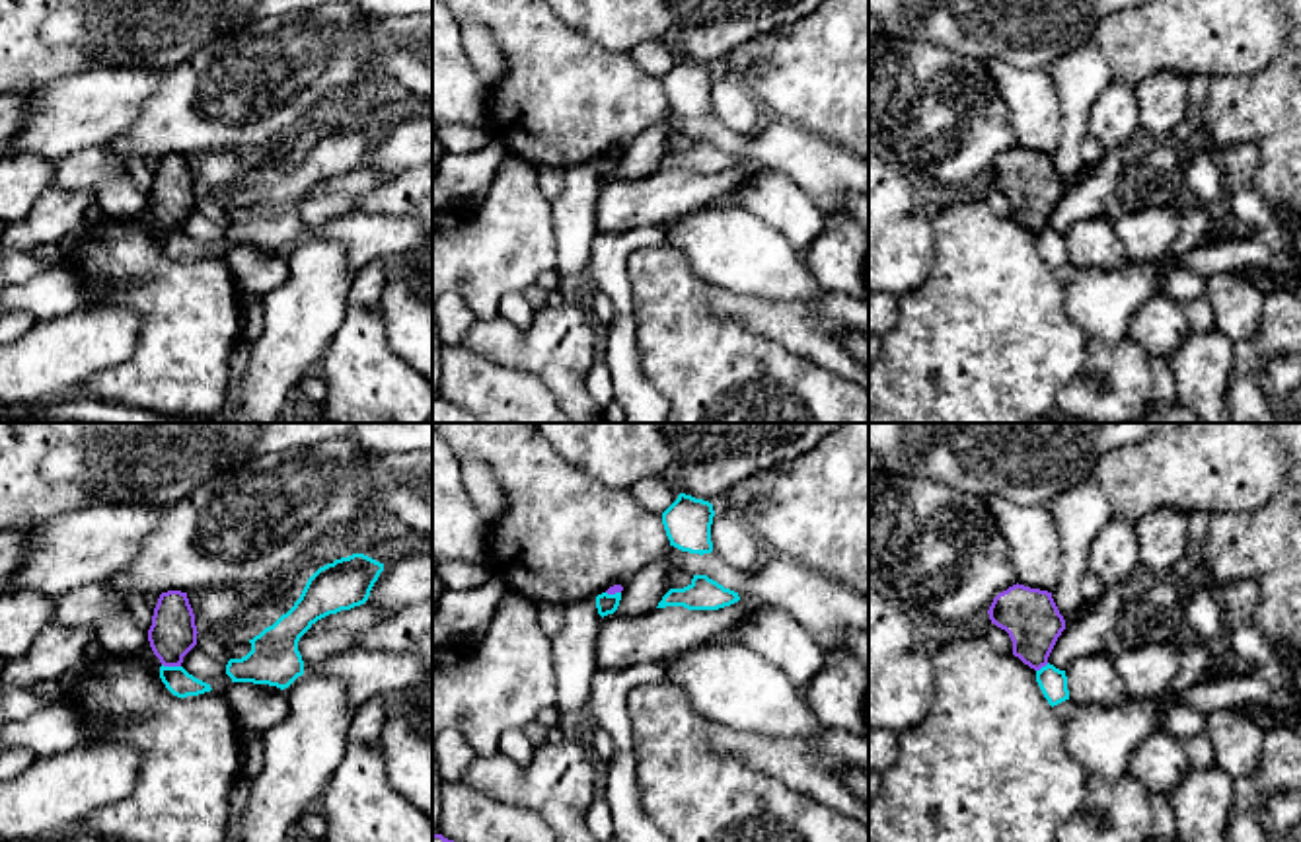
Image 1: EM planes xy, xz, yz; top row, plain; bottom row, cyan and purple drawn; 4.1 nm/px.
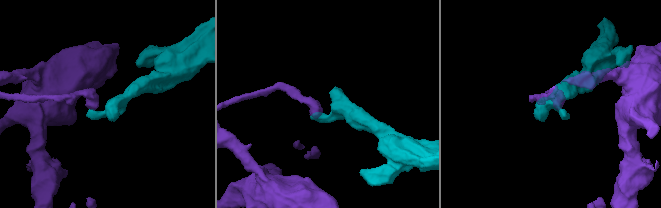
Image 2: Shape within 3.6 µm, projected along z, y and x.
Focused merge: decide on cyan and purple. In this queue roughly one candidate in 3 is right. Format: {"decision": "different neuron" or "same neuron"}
{"decision": "different neuron"}

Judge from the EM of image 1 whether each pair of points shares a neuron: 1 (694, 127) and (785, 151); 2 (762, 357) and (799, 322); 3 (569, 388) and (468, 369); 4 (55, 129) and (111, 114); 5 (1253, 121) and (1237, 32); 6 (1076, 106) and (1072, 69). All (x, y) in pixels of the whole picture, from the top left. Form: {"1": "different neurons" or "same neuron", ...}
{"1": "same neuron", "2": "different neurons", "3": "different neurons", "4": "same neuron", "5": "different neurons", "6": "same neuron"}

